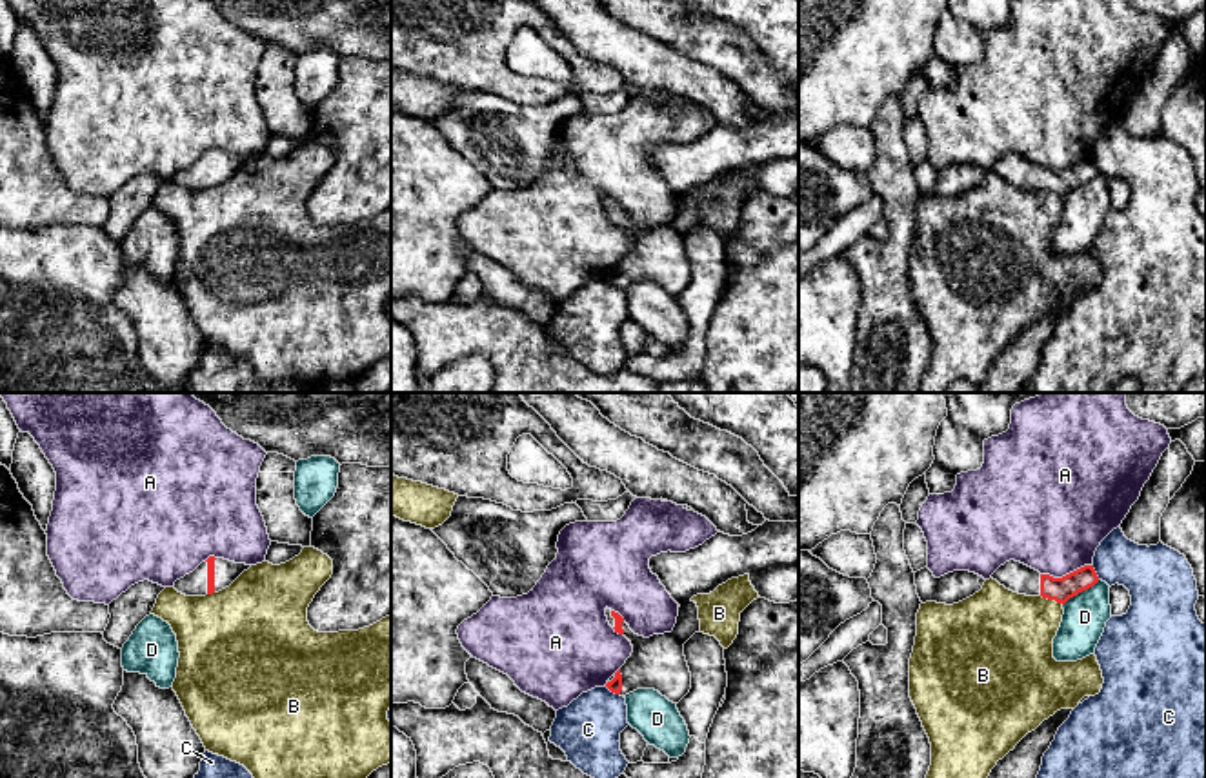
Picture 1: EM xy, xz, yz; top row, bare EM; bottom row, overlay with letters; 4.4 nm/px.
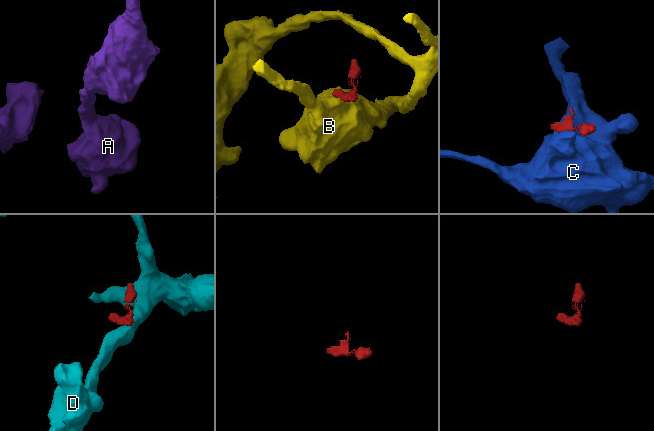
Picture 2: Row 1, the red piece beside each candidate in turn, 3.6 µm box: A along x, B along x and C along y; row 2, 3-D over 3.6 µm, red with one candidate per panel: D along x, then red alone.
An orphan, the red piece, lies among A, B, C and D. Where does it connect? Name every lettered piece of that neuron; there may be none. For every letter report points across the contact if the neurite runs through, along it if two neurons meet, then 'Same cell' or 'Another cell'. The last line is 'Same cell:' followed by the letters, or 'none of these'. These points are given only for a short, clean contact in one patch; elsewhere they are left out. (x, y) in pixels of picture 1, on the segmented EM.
A: Another cell
B: Boundary: yz (1041, 595), (1063, 604). Another cell
C: Boundary: yz (1092, 564), (1099, 578). Another cell
D: Another cell
Same cell: none of these

